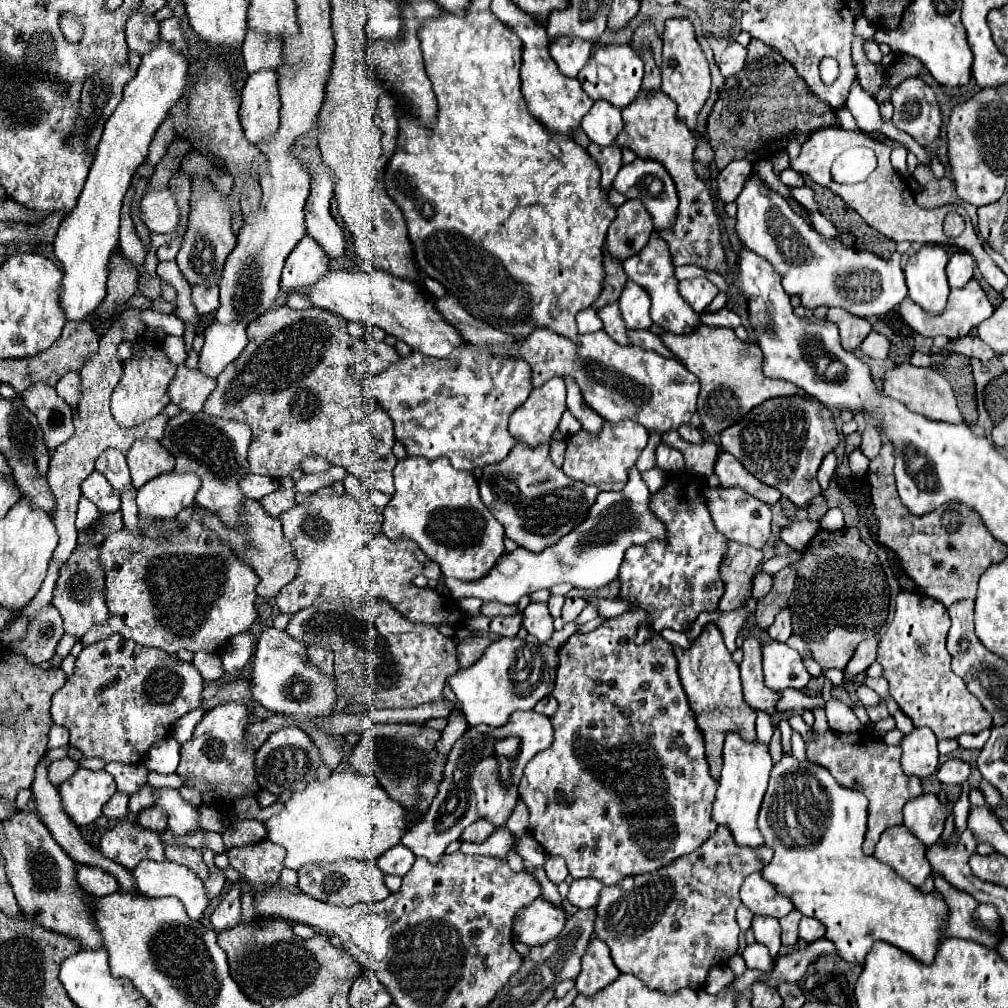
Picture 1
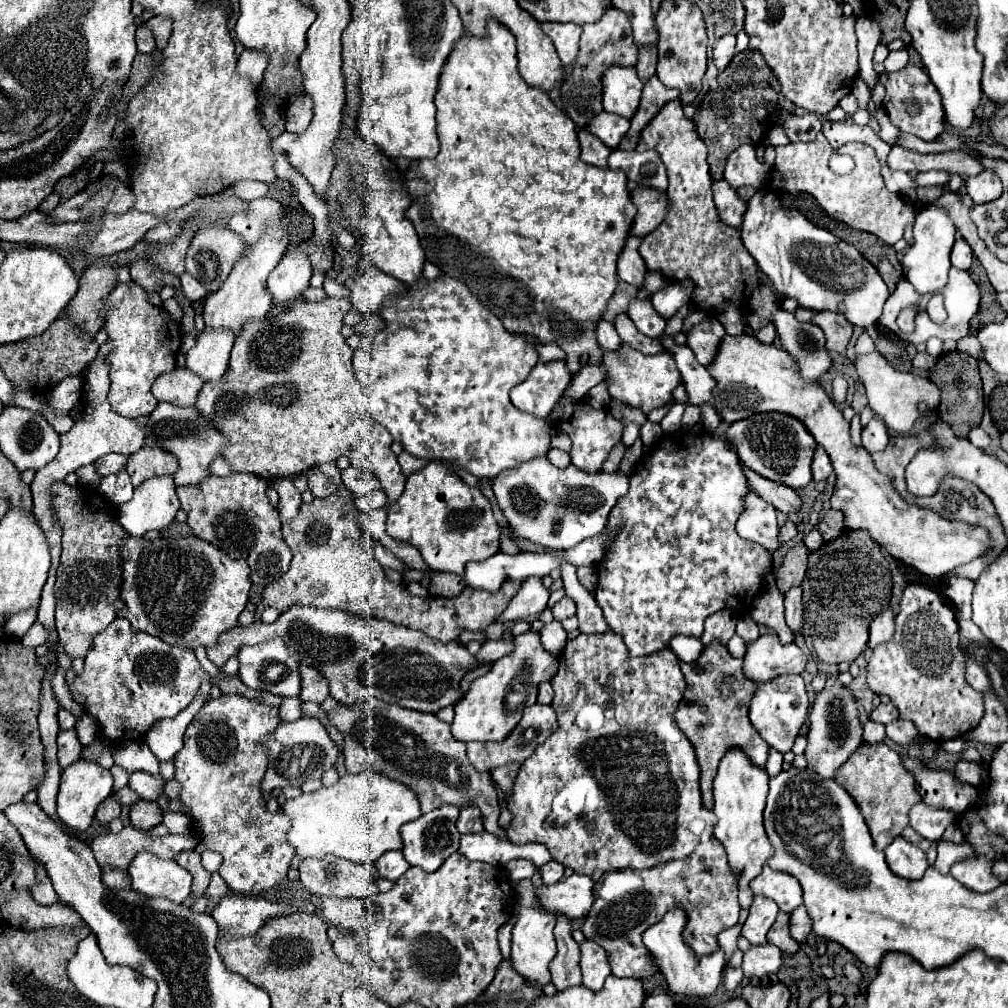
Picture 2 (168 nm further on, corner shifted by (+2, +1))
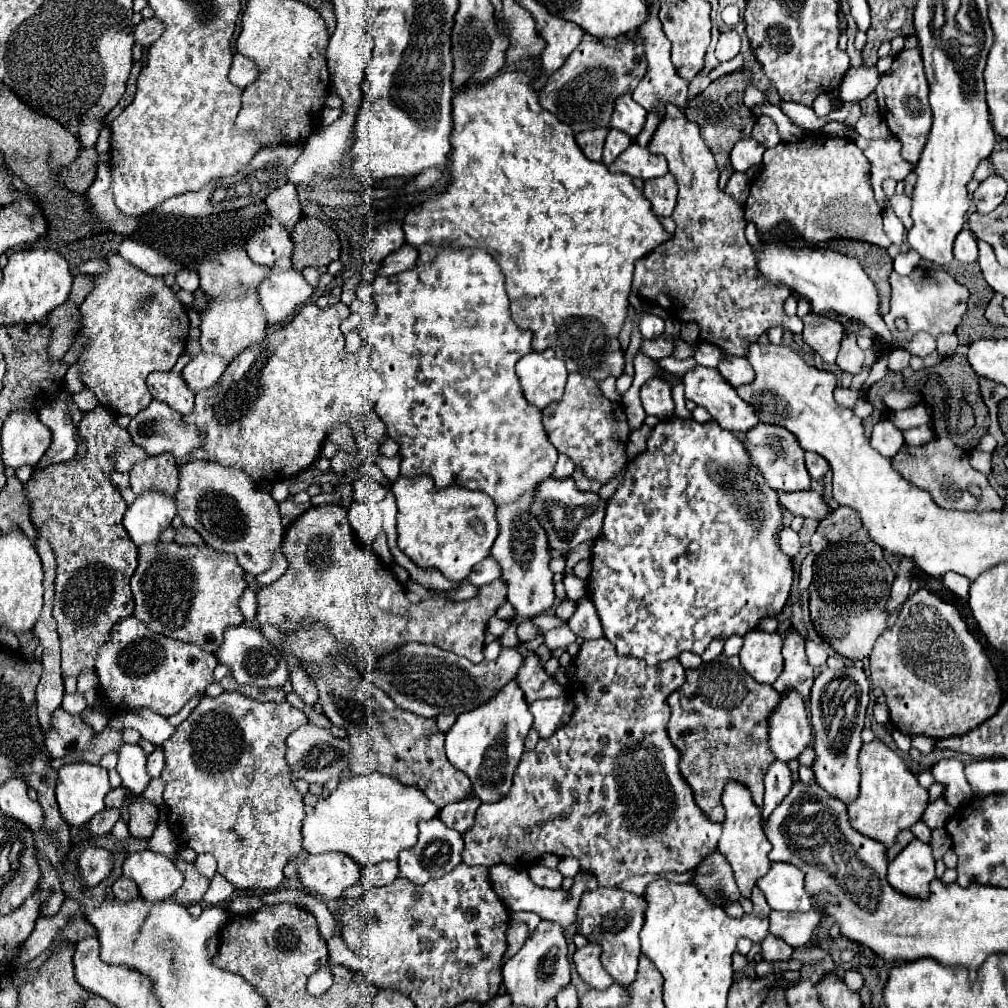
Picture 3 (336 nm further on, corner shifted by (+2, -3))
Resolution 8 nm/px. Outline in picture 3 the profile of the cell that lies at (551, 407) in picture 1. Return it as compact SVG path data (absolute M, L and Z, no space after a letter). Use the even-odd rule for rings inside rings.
M546 349L544 353L532 351L522 357L516 363L516 373L526 401L538 409L546 409L546 405L562 397L568 377L564 361L558 359L552 349Z

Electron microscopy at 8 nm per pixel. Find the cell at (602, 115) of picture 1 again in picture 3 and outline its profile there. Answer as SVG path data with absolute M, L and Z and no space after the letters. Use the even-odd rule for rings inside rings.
M610 129L604 143L604 155L602 155L604 165L610 165L630 145L632 145L632 137L626 137L626 133L618 133L618 129Z

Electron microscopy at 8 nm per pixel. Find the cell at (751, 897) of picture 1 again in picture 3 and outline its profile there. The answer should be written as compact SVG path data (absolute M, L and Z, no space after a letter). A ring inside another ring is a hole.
M772 863L770 871L756 883L776 911L810 911L812 903L804 891L804 873L790 863Z

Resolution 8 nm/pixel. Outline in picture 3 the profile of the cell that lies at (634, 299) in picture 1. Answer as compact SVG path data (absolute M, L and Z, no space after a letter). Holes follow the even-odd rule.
M642 315L640 319L640 333L644 339L656 339L664 333L664 319L660 319L658 315Z

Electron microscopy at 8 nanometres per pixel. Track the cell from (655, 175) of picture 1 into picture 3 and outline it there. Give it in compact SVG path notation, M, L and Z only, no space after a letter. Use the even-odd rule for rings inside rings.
M632 143L626 151L622 151L618 159L612 165L608 165L608 169L612 173L620 171L632 177L640 177L644 181L654 177L664 177L668 173L668 165L662 155L654 155L646 147L638 147L636 143Z

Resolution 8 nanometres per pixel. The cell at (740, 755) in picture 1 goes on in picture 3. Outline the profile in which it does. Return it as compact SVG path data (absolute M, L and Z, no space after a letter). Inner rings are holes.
M738 781L726 783L726 789L722 791L722 807L726 809L726 819L722 823L722 837L720 837L718 849L720 849L720 853L726 855L742 897L750 899L752 887L770 869L768 853L770 853L772 845L766 839L764 829L762 829L762 807L758 807L754 803L754 799L750 797L750 789L746 789L746 785L742 785Z

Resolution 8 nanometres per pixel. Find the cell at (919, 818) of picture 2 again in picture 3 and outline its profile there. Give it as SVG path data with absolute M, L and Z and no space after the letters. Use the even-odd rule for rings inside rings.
M924 821L914 823L914 825L912 825L912 833L916 835L916 839L920 839L920 841L924 841L924 843L928 843L930 837L932 837L932 829L930 829Z

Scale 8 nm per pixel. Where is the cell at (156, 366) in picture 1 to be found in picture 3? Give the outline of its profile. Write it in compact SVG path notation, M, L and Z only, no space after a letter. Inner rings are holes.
M110 255L106 263L110 269L104 275L94 277L96 281L94 291L80 305L82 313L80 337L90 341L88 347L84 347L80 353L80 361L84 361L82 381L96 395L104 409L108 409L114 415L134 417L142 409L146 409L146 405L150 405L152 401L150 391L144 385L146 377L154 371L170 371L178 357L184 353L190 321L184 305L176 299L174 291L164 285L162 277L146 275L142 269L130 265L120 255Z

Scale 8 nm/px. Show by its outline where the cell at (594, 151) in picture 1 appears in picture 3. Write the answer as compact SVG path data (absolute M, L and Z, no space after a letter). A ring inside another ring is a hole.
M590 129L590 131L582 131L576 133L576 143L580 145L582 153L590 159L590 161L602 161L602 147L604 147L604 137L606 137L608 129Z

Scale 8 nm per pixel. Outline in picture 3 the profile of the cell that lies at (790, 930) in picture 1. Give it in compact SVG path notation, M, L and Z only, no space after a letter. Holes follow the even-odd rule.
M768 935L762 941L762 955L766 961L788 961L792 957L792 947L786 945L786 941L782 941L780 937Z

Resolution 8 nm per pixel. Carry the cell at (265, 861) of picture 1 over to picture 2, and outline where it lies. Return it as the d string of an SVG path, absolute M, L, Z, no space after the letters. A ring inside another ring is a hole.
M236 693L220 695L202 705L184 733L184 745L180 753L176 753L172 759L176 767L174 779L180 783L178 799L192 817L192 827L200 835L200 845L222 855L218 873L238 895L260 895L280 885L286 879L286 871L294 857L294 847L286 841L290 819L282 813L282 807L278 807L276 813L270 813L260 789L268 767L268 751L264 741L276 731L280 723L280 707L270 707Z

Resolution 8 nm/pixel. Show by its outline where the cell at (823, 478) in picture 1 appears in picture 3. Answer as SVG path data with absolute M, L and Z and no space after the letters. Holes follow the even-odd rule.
M812 451L806 453L806 467L808 467L808 473L812 479L822 479L830 471L828 461L824 457L820 457L818 453L812 453Z

